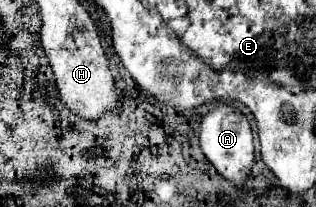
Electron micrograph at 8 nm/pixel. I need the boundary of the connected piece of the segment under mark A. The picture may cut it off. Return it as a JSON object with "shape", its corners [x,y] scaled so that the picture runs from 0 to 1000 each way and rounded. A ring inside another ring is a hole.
{"shape":[[[696,507],[671,527],[633,585],[633,710],[652,768],[684,807],[684,826],[741,894],[759,894],[785,865],[791,807],[804,787],[804,691],[797,623],[785,575],[734,507]]]}

